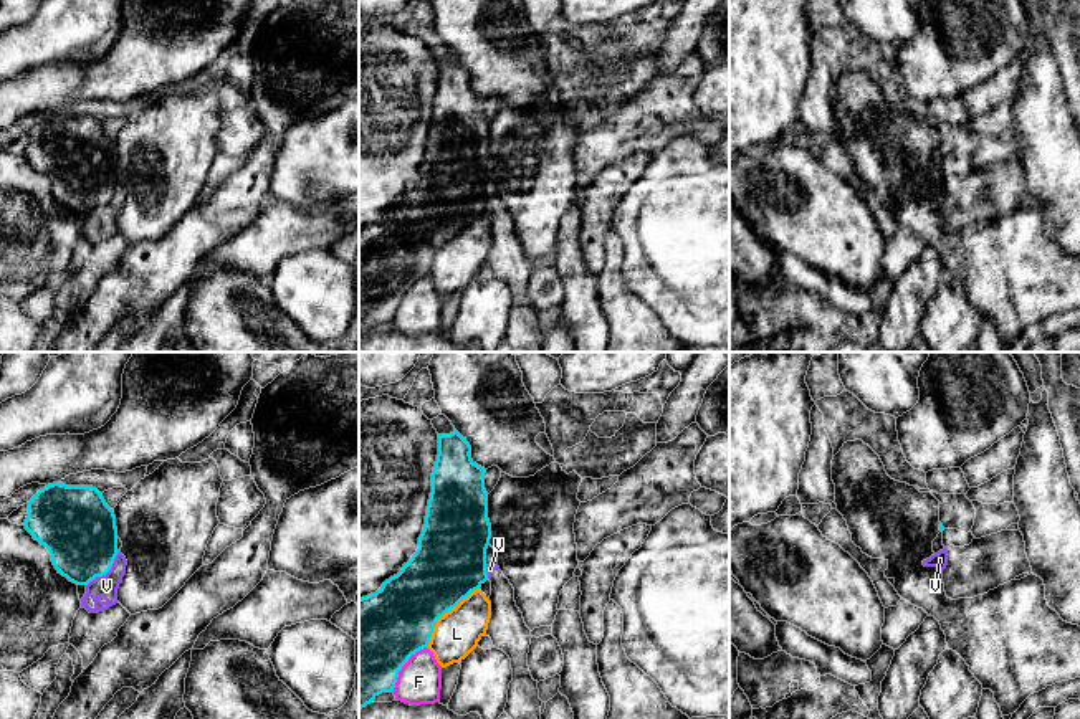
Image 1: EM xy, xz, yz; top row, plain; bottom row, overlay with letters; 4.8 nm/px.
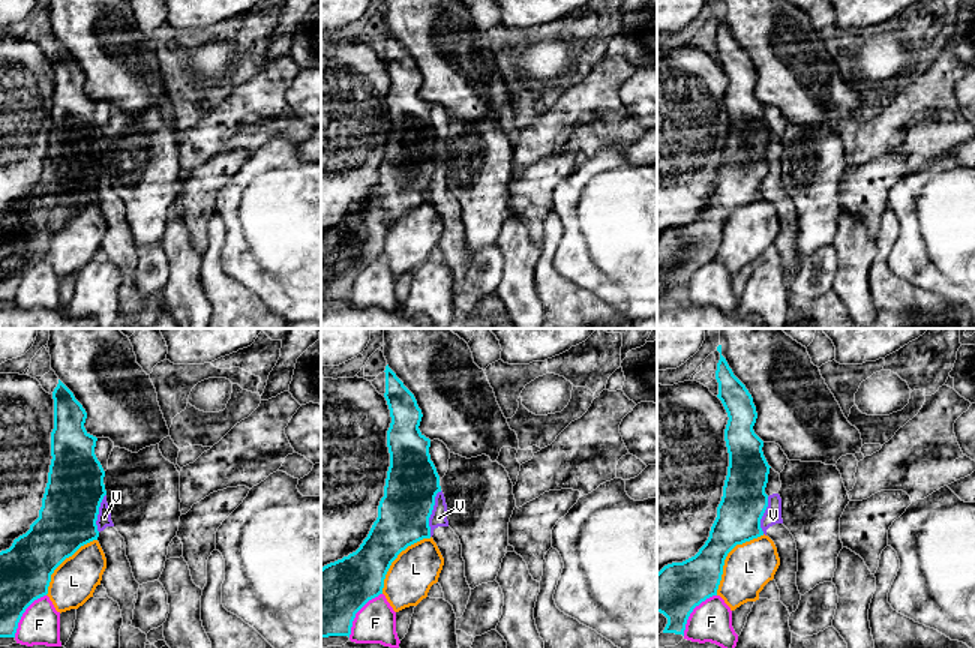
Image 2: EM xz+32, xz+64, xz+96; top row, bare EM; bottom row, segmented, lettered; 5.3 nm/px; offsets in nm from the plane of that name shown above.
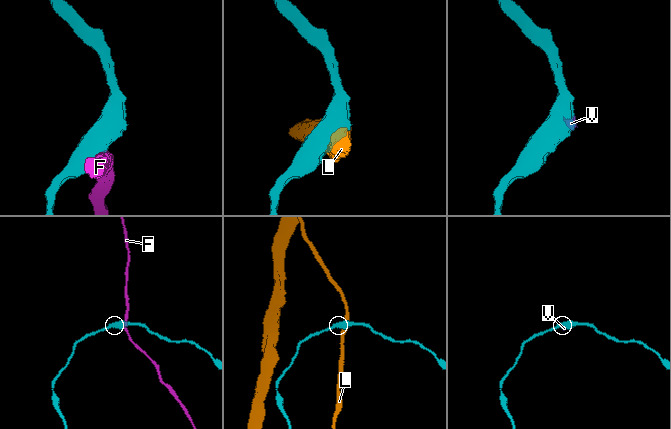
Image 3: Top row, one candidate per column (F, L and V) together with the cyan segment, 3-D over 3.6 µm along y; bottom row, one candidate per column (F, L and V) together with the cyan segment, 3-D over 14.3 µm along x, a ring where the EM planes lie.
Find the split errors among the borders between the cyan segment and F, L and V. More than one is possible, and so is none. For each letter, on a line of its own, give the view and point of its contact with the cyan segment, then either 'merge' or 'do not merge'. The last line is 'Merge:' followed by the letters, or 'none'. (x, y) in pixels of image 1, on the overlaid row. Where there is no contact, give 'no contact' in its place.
F: xz (402, 665) | do not merge
L: xz (444, 614) | do not merge
V: xy (106, 572) | do not merge
Merge: none

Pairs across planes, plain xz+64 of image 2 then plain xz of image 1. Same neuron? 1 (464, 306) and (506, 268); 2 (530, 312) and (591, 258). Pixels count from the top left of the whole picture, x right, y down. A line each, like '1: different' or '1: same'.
1: same
2: different

